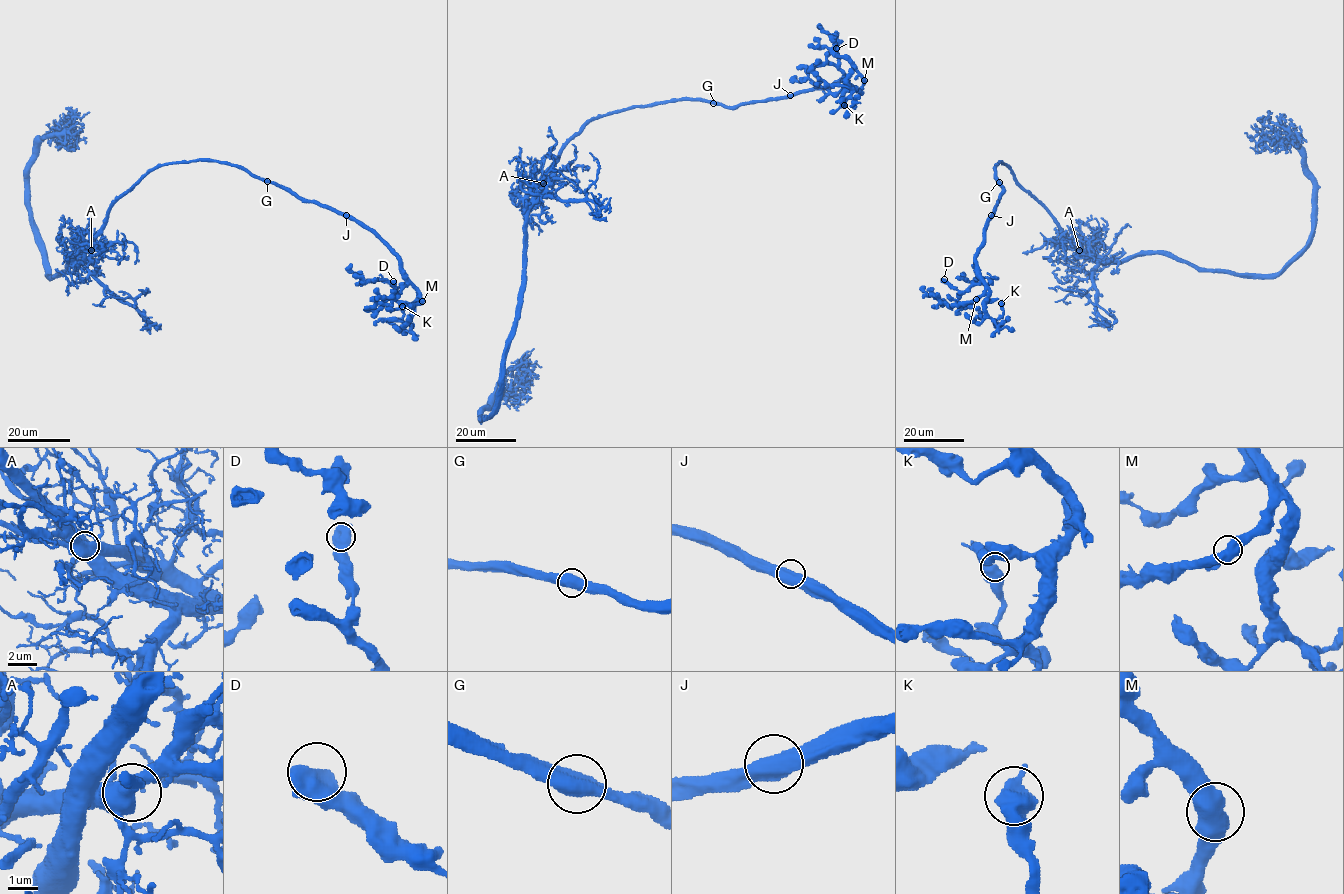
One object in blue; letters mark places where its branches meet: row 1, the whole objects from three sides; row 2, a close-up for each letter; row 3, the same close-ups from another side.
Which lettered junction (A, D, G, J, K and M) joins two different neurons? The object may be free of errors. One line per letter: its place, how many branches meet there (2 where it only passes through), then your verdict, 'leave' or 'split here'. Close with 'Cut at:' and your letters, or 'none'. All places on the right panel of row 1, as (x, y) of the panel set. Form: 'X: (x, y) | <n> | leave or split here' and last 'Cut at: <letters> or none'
A: (1079, 250) | 2 | leave
D: (944, 279) | 2 | leave
G: (999, 182) | 2 | leave
J: (991, 215) | 2 | leave
K: (1001, 303) | 2 | leave
M: (976, 299) | 2 | leave
Cut at: none

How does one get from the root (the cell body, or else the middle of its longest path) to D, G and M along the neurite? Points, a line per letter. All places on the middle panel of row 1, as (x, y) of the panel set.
D: (557, 156), (590, 121), (614, 111), (677, 100), (736, 106), (826, 89), (840, 79), (848, 84), (836, 48)
G: (557, 156), (590, 121), (611, 112), (677, 100), (714, 103)
M: (557, 156), (590, 121), (614, 111), (677, 100), (736, 106), (826, 89), (840, 79), (860, 88), (864, 80)

